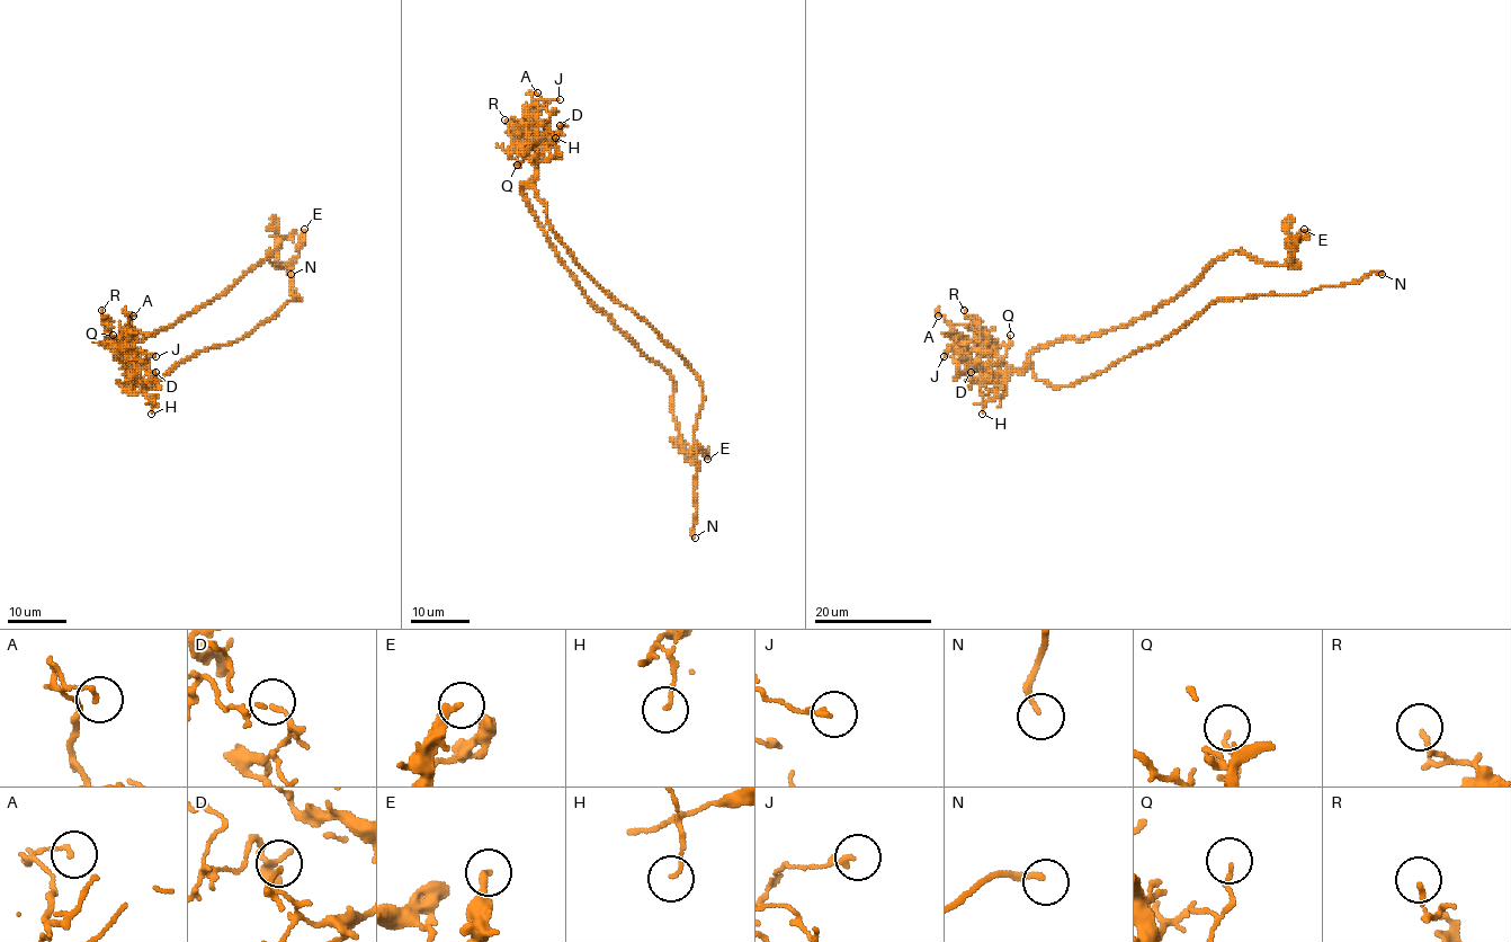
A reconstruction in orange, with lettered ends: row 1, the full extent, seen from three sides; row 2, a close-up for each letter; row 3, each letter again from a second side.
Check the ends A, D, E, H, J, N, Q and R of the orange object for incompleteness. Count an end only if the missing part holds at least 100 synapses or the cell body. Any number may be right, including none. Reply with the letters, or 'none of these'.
N

